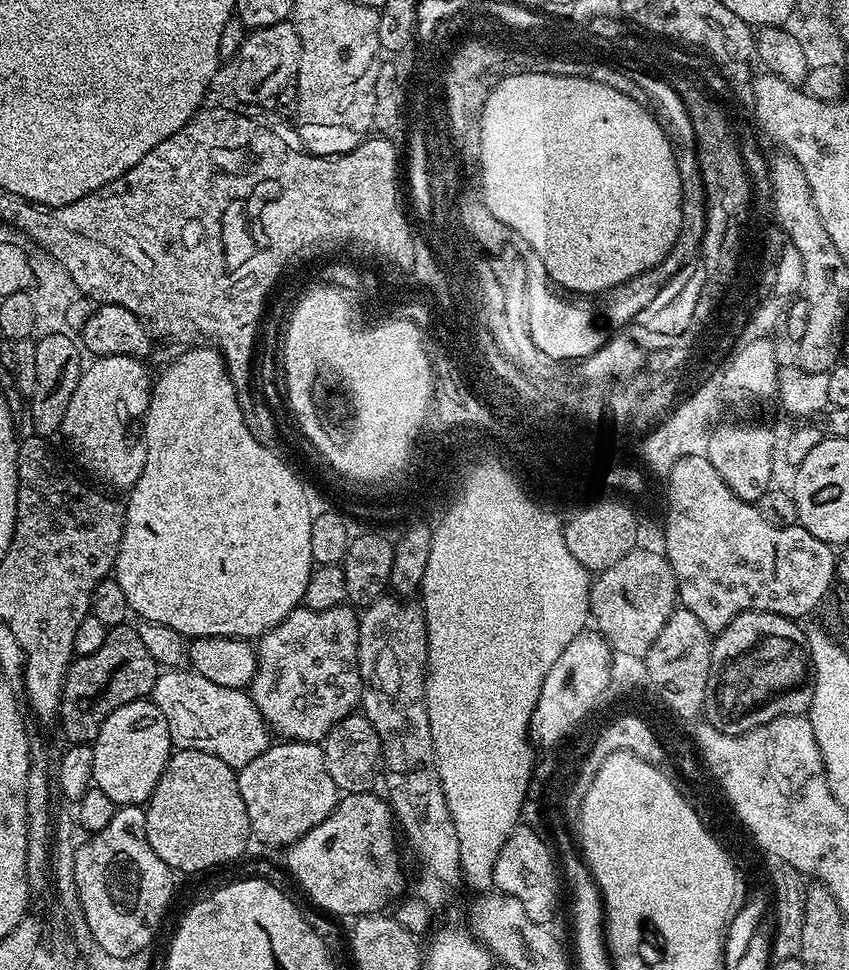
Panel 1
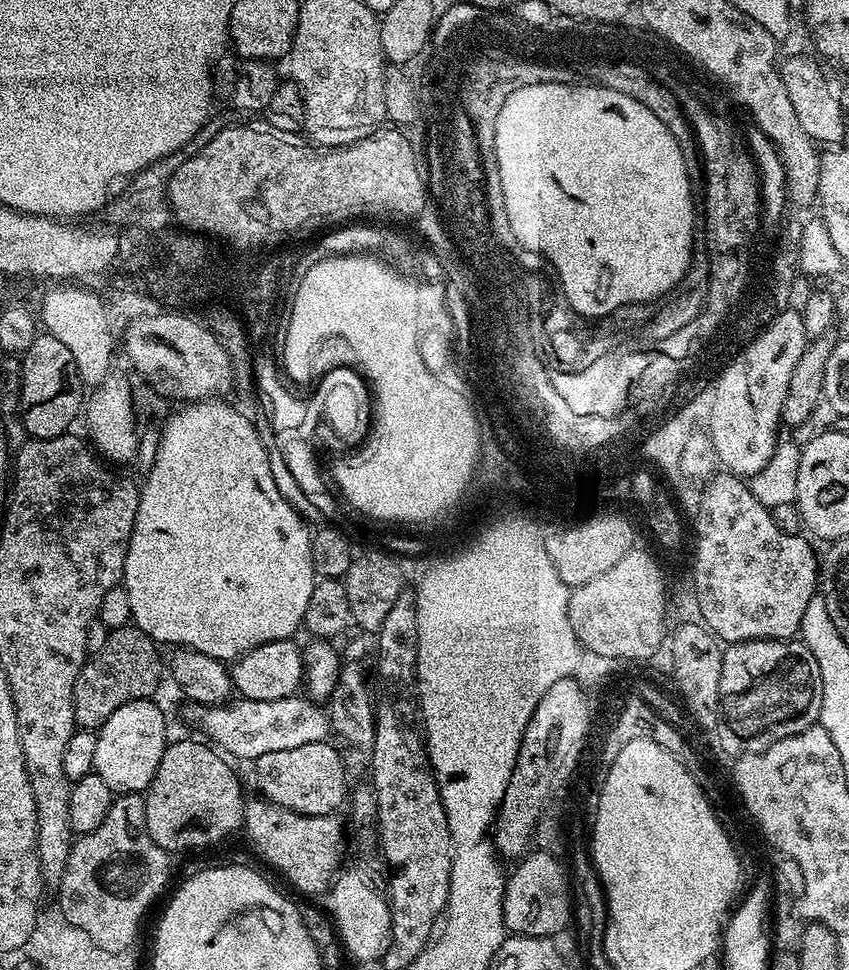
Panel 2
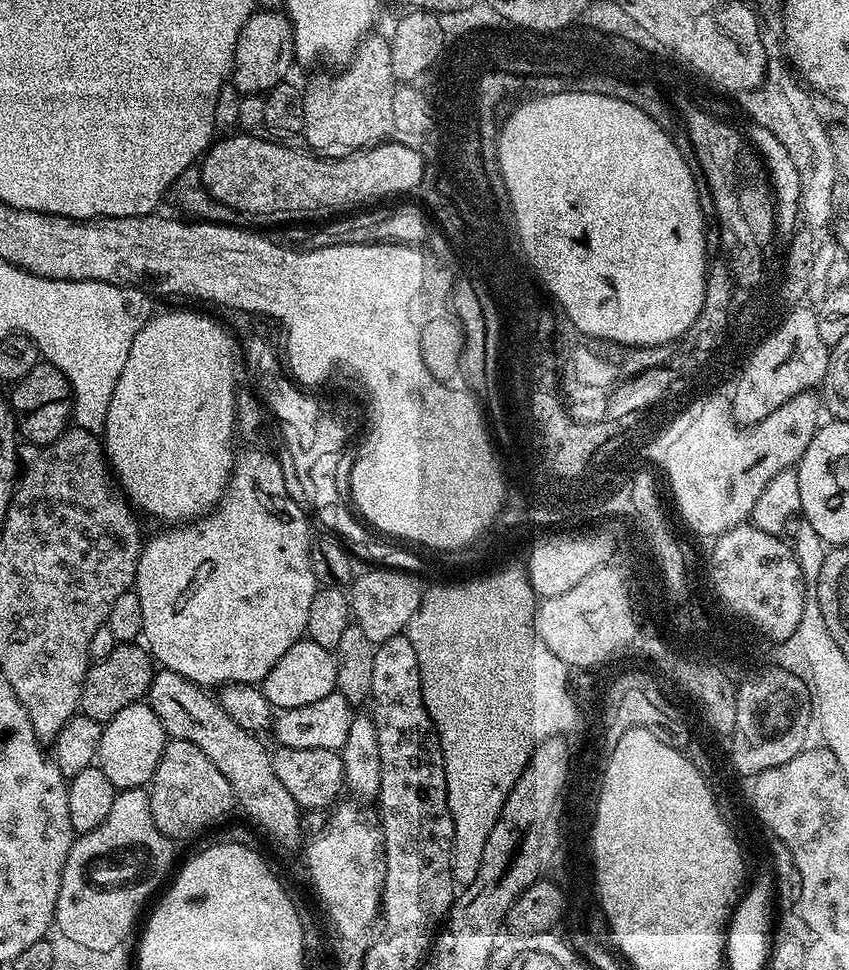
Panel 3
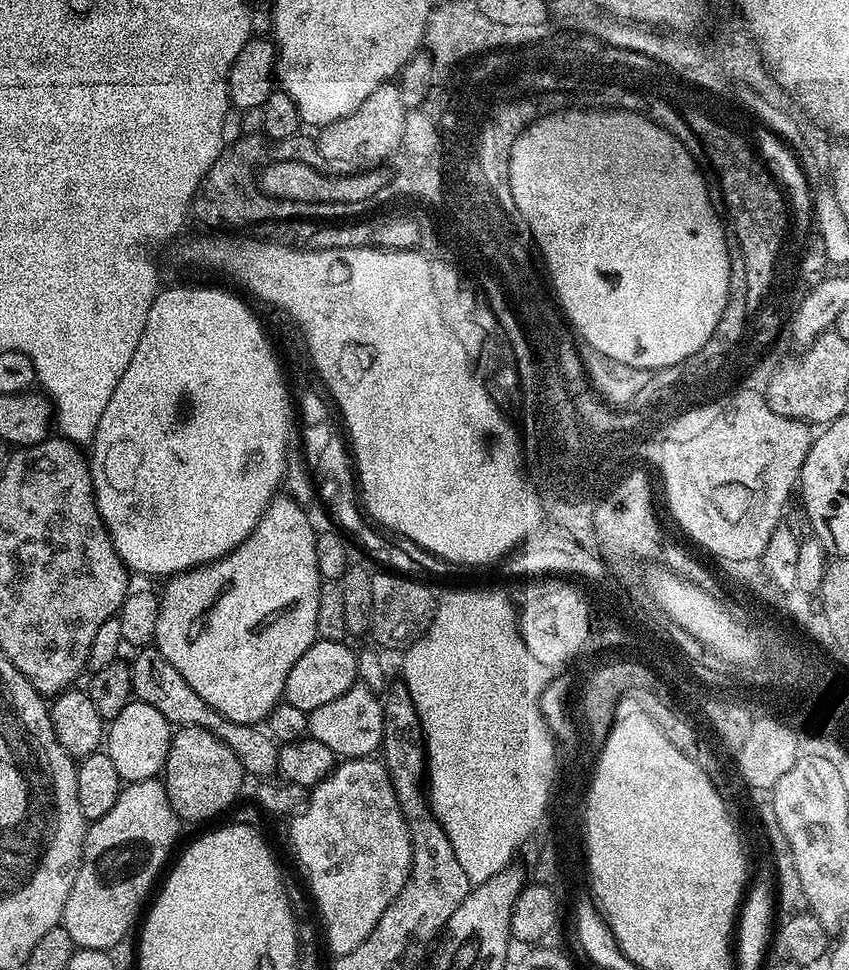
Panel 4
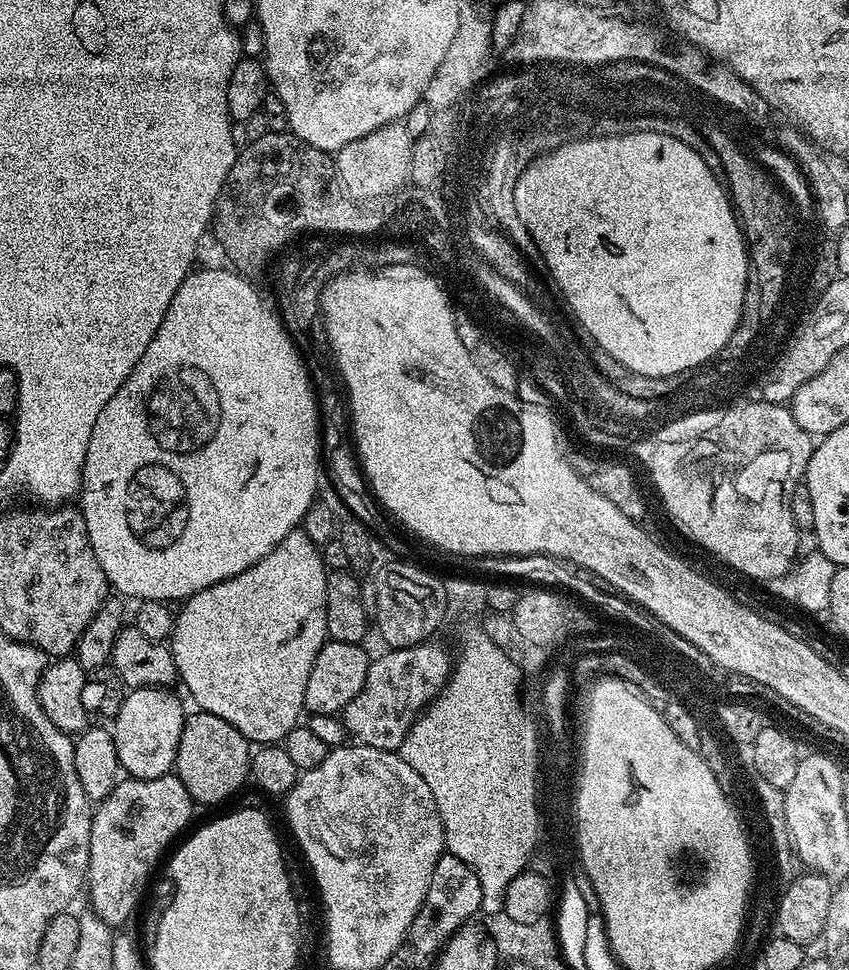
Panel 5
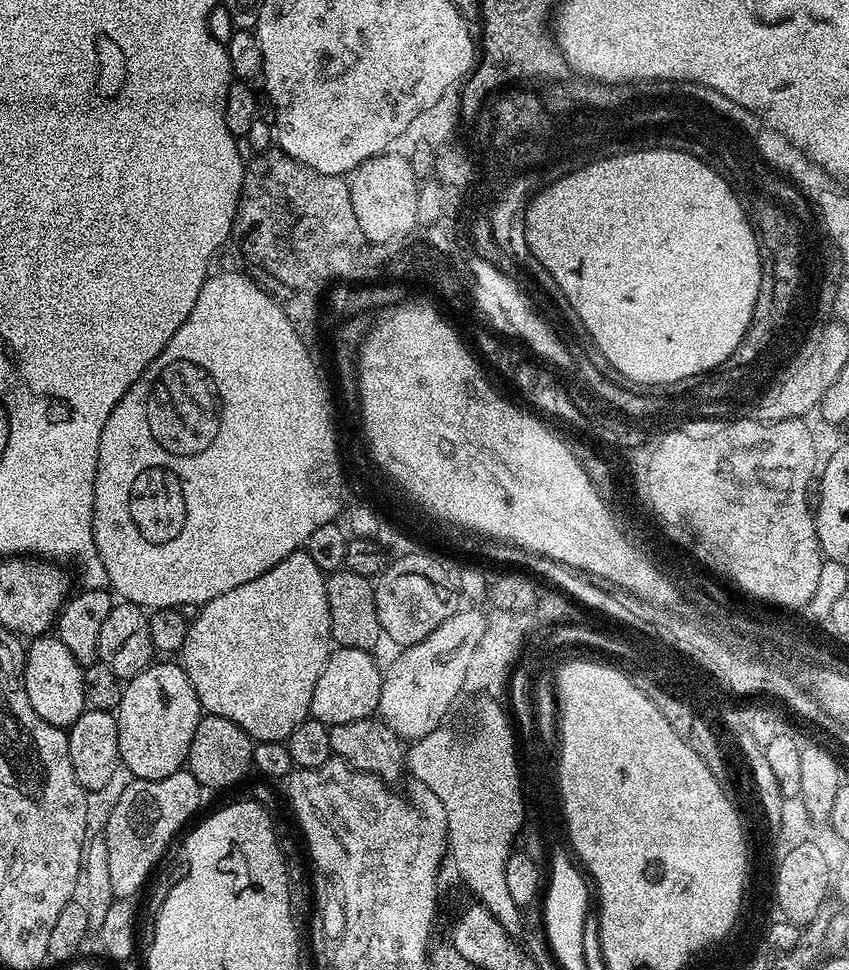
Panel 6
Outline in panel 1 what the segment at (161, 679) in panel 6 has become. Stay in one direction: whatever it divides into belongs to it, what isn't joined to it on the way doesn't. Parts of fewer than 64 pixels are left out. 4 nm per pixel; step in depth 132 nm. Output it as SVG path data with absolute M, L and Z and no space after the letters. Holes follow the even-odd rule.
M151 699L135 700L118 706L118 710L111 712L106 722L102 722L102 730L98 730L92 744L93 785L100 788L102 794L106 794L106 798L110 798L118 806L147 805L173 751L166 718L162 718L162 710L158 710Z

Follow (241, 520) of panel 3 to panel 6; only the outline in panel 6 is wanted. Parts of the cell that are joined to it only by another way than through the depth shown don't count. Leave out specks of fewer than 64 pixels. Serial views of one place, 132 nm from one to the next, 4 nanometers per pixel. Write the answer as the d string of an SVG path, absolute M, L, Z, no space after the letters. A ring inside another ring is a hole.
M301 550L282 558L278 566L254 578L254 582L226 590L226 594L203 605L188 625L186 642L180 647L178 660L207 715L234 722L253 741L284 742L301 722L309 719L314 682L318 682L318 674L322 674L322 666L326 666L332 651L334 641L326 572L319 568L307 550Z

